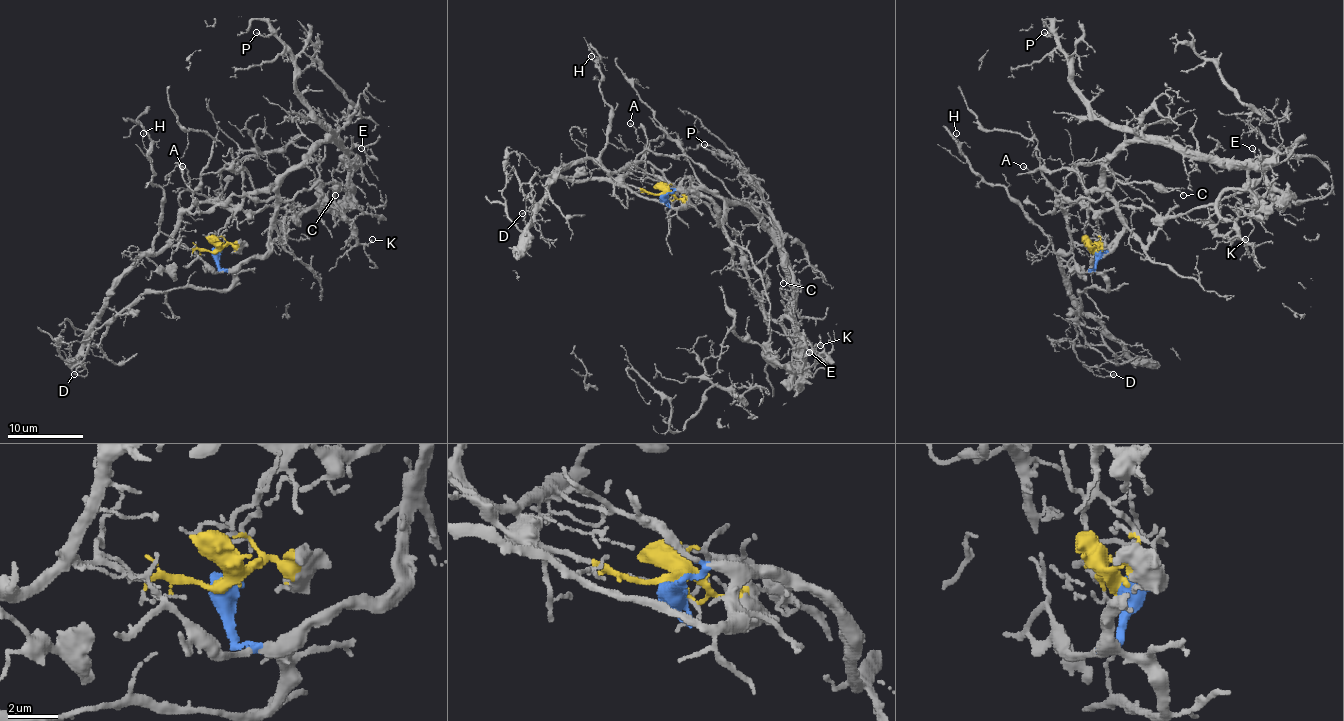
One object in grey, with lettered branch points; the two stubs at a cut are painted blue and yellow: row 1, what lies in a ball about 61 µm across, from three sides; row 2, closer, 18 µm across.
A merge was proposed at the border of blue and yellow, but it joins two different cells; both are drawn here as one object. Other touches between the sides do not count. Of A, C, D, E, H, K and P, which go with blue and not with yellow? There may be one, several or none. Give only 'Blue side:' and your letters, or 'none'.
Blue side: E, K, P

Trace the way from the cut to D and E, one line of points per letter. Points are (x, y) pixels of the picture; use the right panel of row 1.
D: (1094, 250), (1075, 245), (1058, 256), (1058, 269), (1075, 303), (1121, 345), (1121, 358), (1091, 368), (1113, 373)
E: (1094, 252), (1091, 269), (1123, 228), (1104, 165), (1127, 144), (1155, 143), (1242, 161), (1272, 158), (1251, 148)

